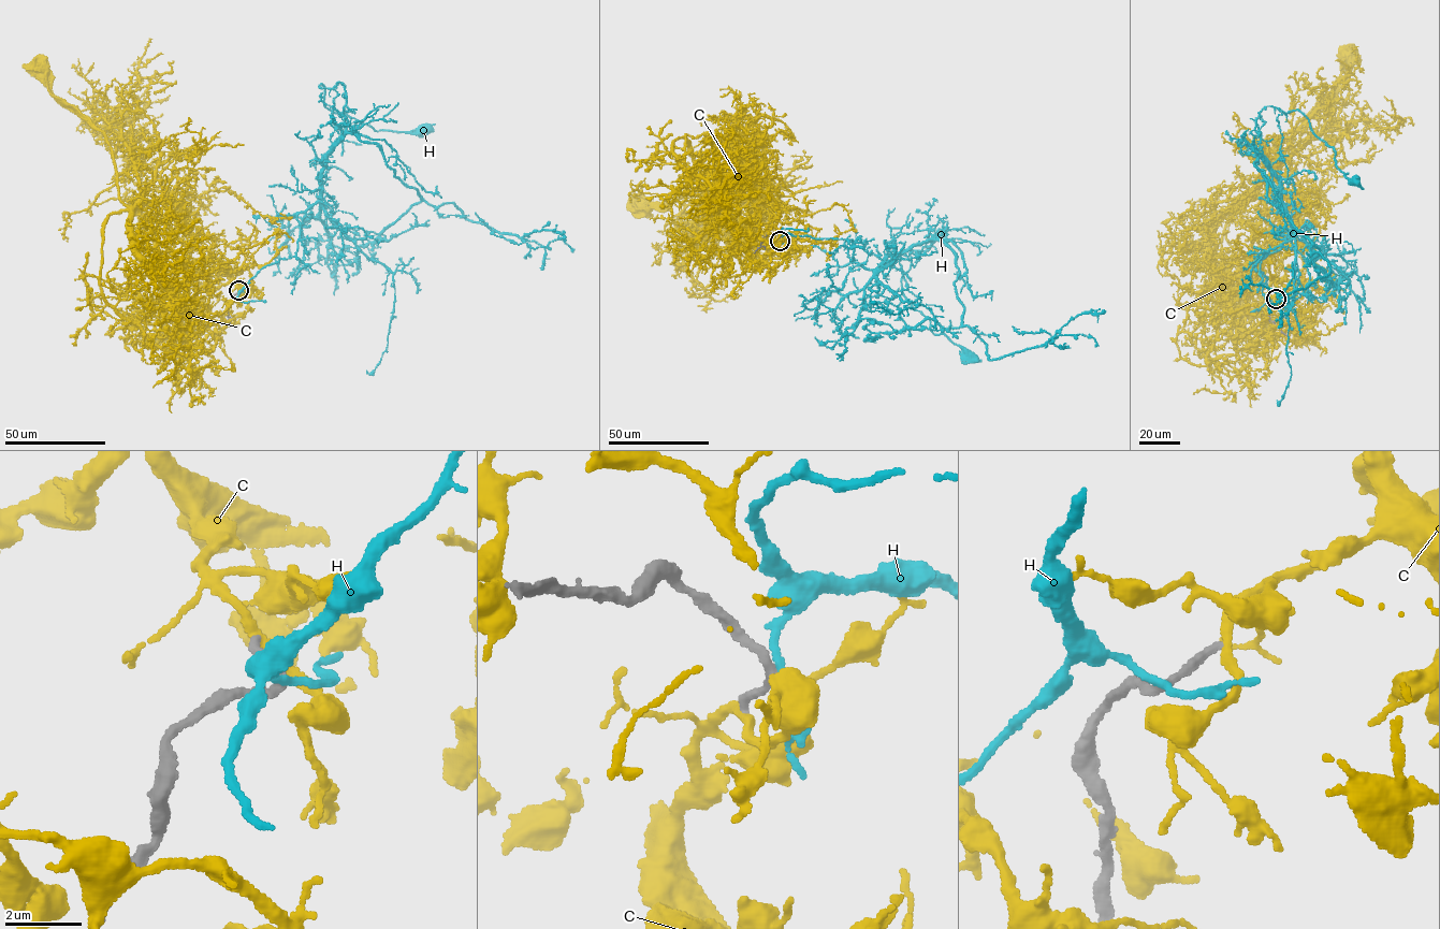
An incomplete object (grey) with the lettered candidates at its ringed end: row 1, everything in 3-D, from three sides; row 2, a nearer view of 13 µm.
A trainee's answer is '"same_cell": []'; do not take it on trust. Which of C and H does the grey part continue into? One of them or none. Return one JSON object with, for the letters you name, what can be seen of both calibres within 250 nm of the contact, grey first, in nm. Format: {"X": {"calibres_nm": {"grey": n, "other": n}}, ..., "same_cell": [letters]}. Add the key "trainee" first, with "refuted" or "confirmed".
{"trainee": "confirmed", "same_cell": []}

